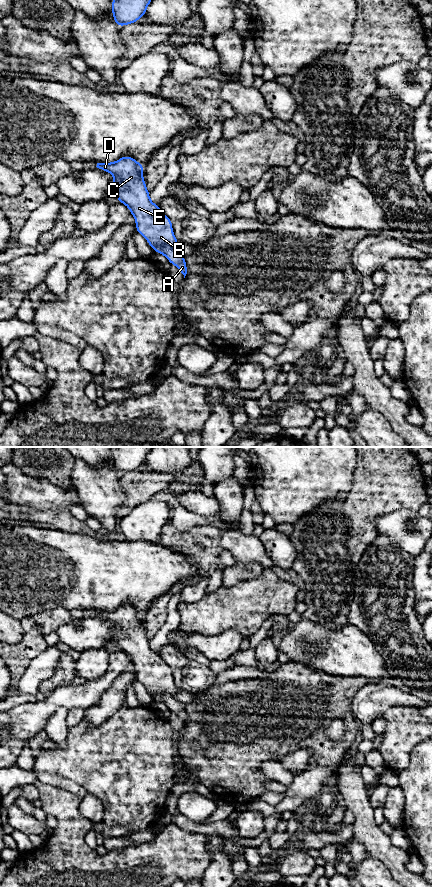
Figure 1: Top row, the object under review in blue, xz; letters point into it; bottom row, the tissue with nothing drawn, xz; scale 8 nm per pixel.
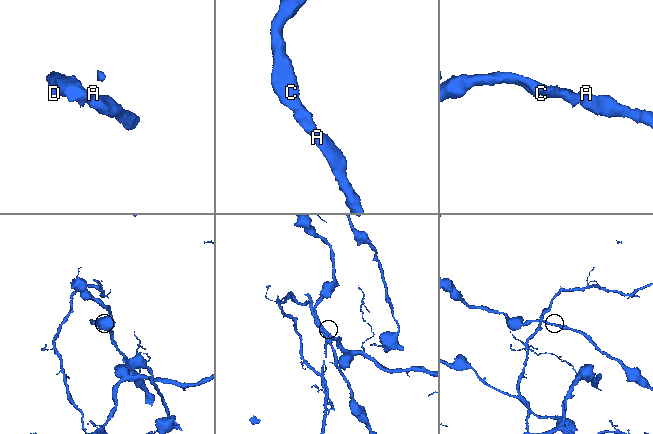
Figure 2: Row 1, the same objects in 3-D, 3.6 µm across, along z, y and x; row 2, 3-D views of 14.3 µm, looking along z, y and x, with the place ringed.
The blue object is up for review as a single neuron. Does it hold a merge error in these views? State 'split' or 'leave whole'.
leave whole

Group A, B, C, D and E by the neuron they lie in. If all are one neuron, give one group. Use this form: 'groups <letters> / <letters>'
groups A B C D E

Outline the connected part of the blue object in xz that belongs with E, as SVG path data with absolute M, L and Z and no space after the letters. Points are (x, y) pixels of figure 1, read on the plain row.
M123 604L111 611L97 611L96 615L114 624L112 641L135 665L136 679L147 688L156 701L163 702L171 713L177 714L185 726L185 704L176 698L180 689L174 684L173 670L150 648L143 627L144 613L133 605Z

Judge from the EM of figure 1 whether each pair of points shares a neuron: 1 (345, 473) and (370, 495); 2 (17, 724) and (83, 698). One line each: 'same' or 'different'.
1: different
2: same

